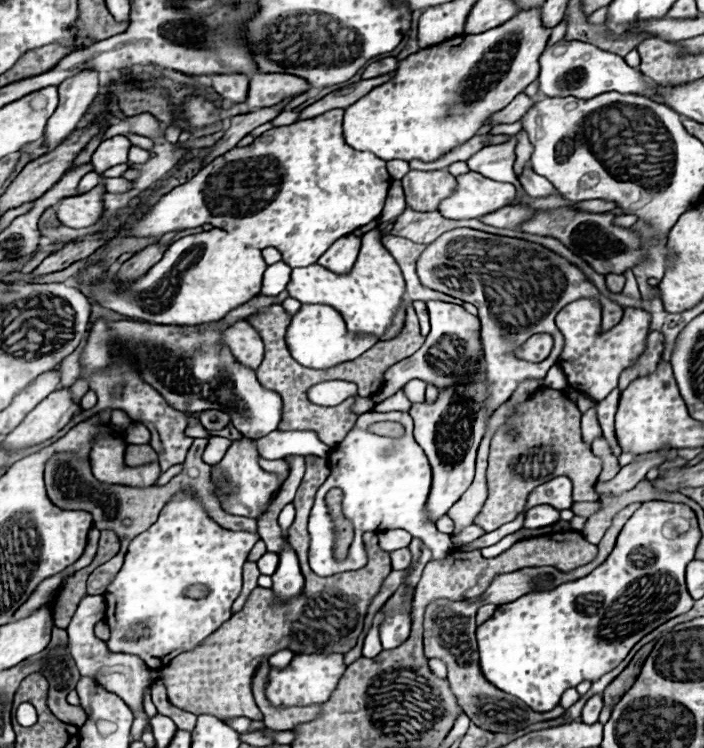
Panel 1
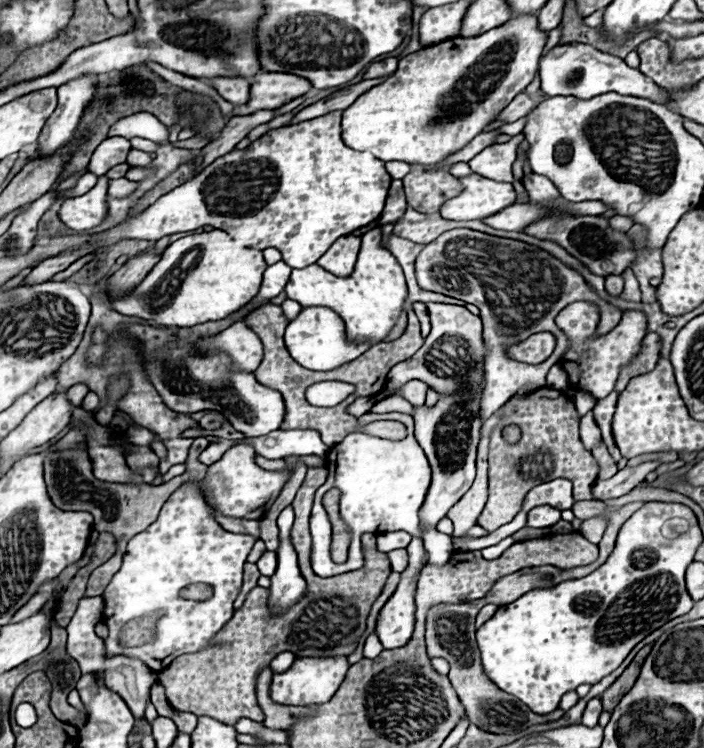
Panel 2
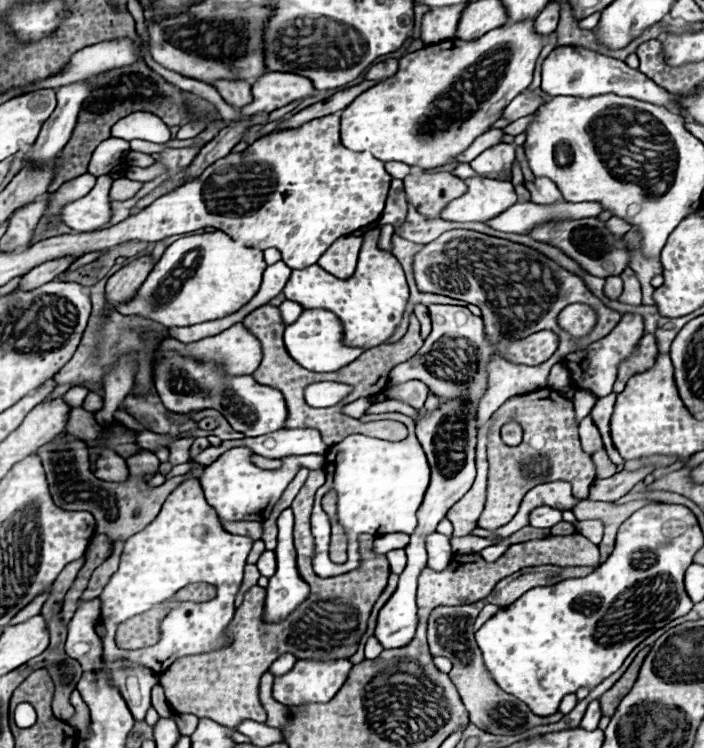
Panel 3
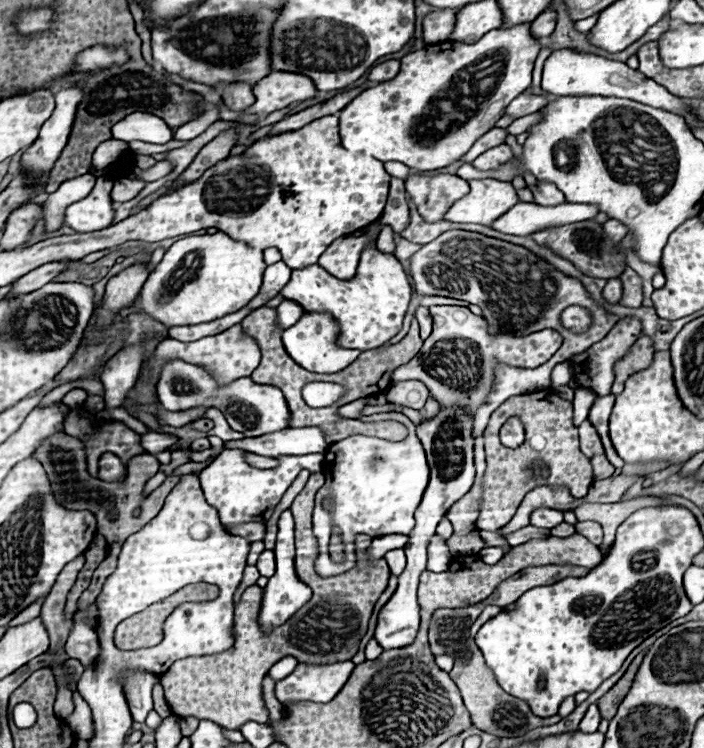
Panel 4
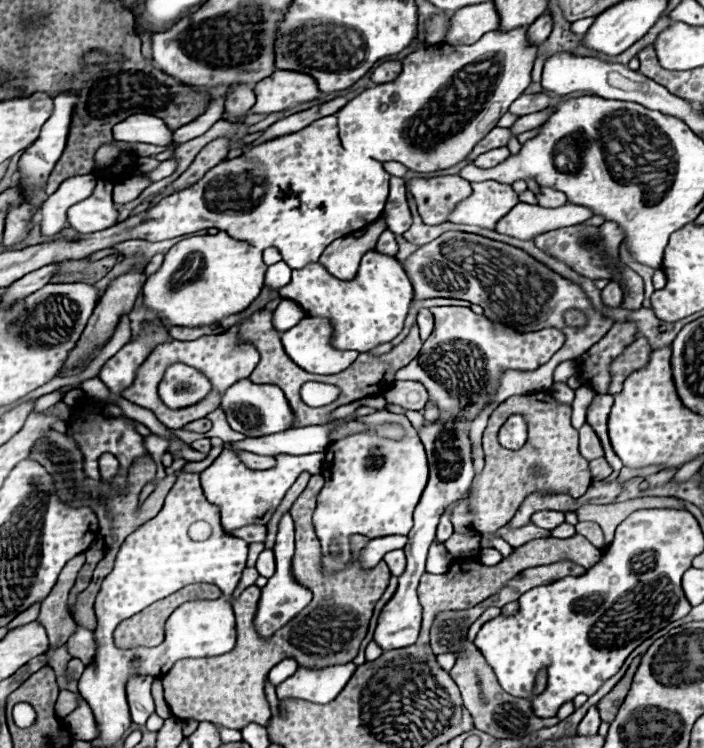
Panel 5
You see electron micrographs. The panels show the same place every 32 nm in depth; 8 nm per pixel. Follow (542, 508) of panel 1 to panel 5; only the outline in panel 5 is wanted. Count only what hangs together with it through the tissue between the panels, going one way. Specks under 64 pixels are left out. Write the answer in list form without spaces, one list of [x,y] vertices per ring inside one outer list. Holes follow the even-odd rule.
[[[538,510],[532,514],[532,524],[552,530],[556,526],[560,526],[564,522],[564,512],[556,512],[556,510]]]

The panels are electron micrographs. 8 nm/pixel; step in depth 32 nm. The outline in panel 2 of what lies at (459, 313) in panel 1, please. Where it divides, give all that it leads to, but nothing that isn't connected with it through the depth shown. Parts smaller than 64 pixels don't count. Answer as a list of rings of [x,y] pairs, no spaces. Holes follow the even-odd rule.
[[[430,302],[428,312],[430,312],[432,330],[426,336],[424,346],[410,360],[404,360],[394,368],[390,368],[382,392],[374,396],[376,402],[392,396],[394,390],[398,390],[402,384],[410,380],[422,380],[428,386],[432,386],[438,394],[452,394],[458,392],[460,388],[478,388],[480,384],[484,384],[486,346],[482,342],[480,318],[470,314],[464,306],[442,304],[442,302]]]

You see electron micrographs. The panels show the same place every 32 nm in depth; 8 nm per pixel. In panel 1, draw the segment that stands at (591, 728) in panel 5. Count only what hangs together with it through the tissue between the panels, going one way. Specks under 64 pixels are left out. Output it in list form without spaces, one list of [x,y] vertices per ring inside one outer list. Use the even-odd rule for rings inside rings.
[[[594,694],[594,696],[584,704],[584,708],[582,708],[582,720],[584,720],[586,724],[594,724],[594,722],[598,720],[598,714],[600,714],[602,706],[604,706],[602,694]]]

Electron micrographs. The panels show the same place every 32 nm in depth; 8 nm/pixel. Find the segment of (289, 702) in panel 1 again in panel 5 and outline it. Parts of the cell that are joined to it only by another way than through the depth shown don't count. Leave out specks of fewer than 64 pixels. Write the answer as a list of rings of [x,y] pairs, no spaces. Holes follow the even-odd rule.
[[[352,662],[326,668],[298,666],[290,678],[276,686],[276,694],[280,700],[302,698],[314,704],[328,704],[342,692],[354,670],[356,666]]]

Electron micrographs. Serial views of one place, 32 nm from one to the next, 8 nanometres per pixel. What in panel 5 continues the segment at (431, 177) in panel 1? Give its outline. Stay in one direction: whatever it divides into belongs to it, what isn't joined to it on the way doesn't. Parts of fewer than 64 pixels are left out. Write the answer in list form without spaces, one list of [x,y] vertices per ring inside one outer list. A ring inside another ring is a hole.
[[[436,176],[436,178],[412,178],[408,192],[416,200],[418,212],[426,224],[440,224],[448,220],[448,212],[464,200],[472,186],[460,176]]]

